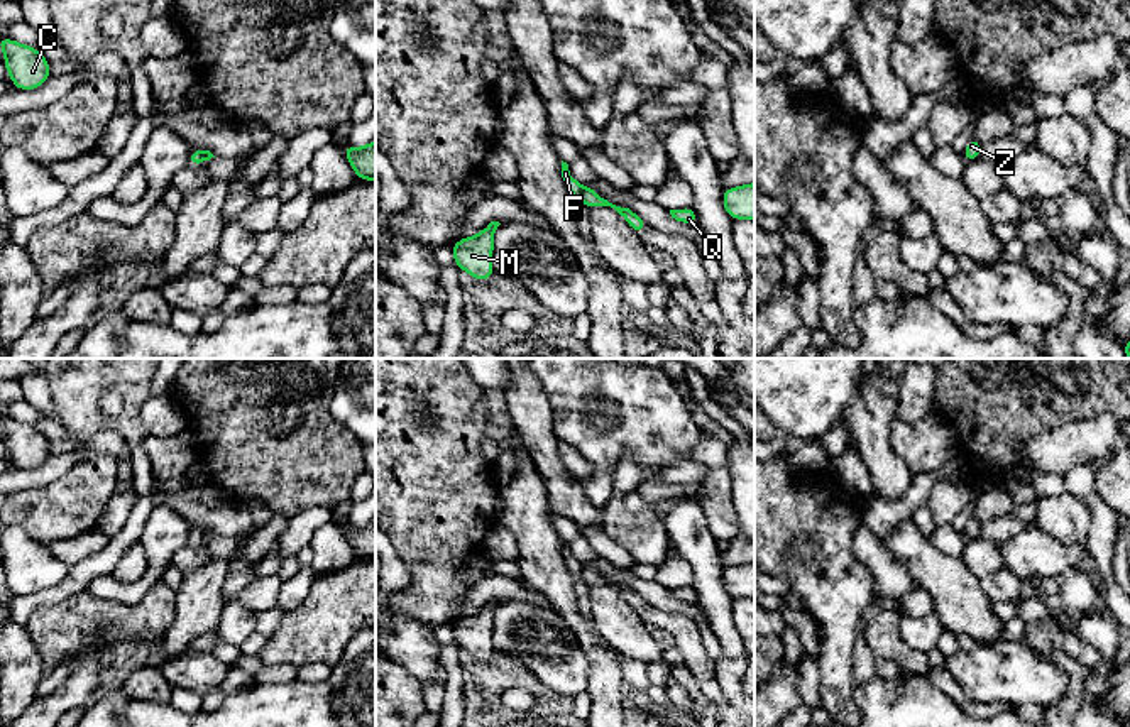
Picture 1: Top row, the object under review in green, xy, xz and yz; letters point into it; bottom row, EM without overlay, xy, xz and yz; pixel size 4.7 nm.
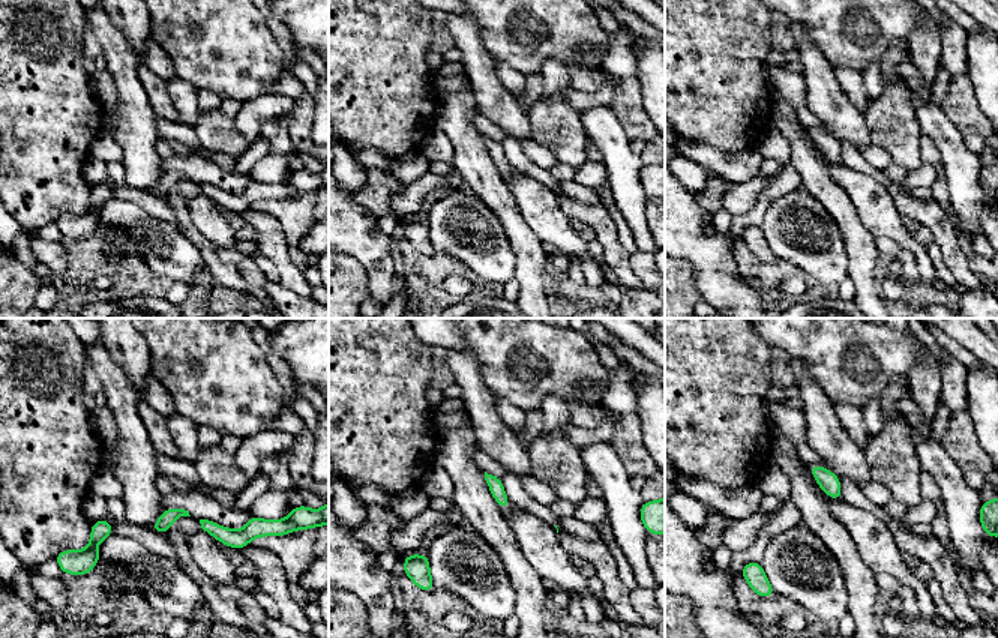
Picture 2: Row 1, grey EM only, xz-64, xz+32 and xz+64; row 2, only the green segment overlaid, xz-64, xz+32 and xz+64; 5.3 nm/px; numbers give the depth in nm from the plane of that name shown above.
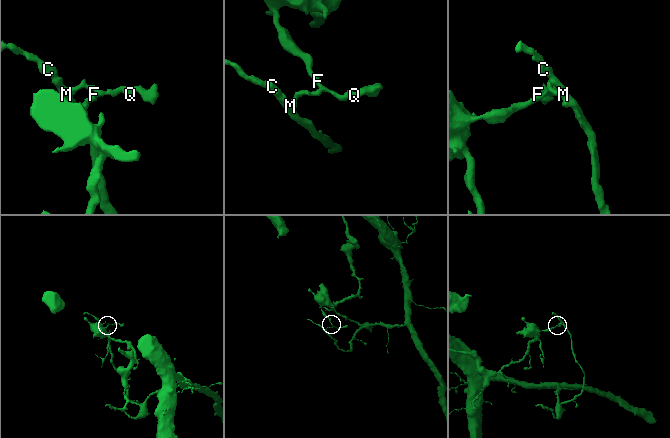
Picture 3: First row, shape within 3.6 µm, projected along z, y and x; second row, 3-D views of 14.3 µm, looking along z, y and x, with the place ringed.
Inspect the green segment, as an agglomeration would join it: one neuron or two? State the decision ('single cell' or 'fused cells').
fused cells

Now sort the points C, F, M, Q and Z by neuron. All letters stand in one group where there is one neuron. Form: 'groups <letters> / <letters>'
groups C M Q Z / F

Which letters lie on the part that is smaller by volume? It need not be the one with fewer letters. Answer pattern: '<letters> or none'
F

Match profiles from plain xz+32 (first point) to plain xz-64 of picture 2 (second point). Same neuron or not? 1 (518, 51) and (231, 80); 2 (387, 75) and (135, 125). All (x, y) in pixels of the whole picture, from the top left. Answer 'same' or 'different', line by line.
1: same
2: different

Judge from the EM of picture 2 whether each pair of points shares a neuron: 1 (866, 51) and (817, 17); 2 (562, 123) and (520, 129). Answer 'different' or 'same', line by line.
1: same
2: different

